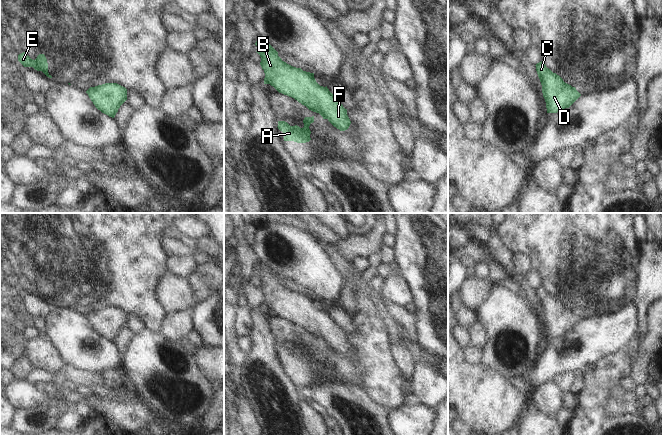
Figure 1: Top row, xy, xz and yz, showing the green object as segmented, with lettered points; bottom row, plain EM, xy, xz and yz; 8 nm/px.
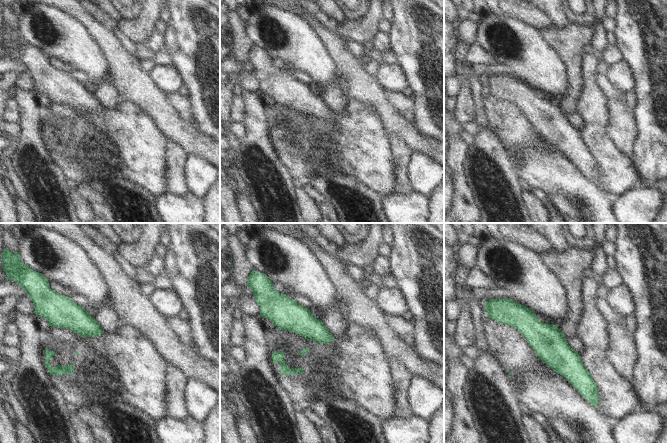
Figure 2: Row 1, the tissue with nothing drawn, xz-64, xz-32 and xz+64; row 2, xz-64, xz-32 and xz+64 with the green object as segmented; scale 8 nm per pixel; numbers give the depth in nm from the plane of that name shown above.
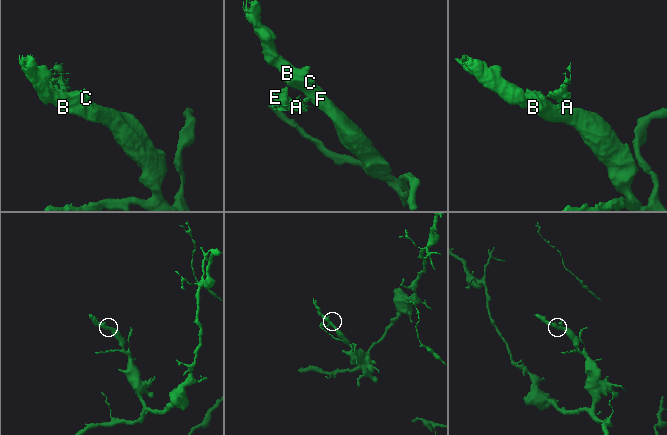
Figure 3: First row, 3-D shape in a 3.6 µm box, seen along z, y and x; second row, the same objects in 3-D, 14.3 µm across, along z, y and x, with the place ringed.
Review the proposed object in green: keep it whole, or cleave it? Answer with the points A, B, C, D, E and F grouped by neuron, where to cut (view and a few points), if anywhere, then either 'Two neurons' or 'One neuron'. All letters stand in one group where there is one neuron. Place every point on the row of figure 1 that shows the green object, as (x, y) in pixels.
Groups: A E / B C D F. Split along xz (320, 113), (326, 118). Two neurons.

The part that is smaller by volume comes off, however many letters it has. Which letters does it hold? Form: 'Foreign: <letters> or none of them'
Foreign: A, E.

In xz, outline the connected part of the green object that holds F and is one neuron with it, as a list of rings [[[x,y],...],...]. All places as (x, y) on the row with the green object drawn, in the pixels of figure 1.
[[[259,38],[255,45],[265,73],[264,84],[270,84],[279,93],[294,98],[309,110],[323,114],[340,131],[349,128],[351,121],[347,109],[333,96],[327,86],[320,86],[316,82],[314,73],[284,62],[265,40]]]

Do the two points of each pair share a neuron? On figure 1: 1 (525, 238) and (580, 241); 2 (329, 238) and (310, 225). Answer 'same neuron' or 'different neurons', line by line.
1: same neuron
2: same neuron

